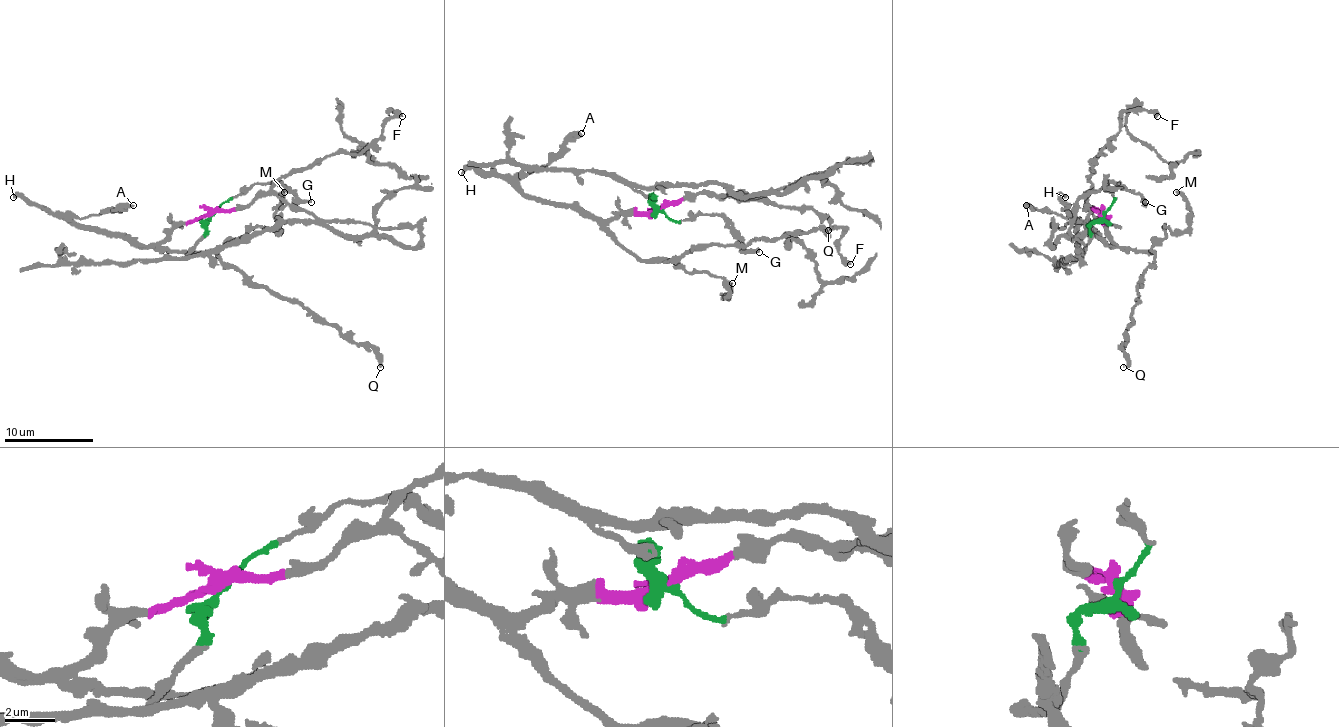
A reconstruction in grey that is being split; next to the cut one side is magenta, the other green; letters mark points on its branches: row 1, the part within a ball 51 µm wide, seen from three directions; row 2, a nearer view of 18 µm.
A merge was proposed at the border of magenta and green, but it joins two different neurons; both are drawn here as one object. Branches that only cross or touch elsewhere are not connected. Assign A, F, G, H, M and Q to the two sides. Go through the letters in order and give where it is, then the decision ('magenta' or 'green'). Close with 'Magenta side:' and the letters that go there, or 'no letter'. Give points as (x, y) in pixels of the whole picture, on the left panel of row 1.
A: at (133, 205); magenta
F: at (402, 116); magenta
G: at (311, 202); green
H: at (13, 197); magenta
M: at (284, 192); magenta
Q: at (380, 367); magenta
Magenta side: A, F, H, M, Q

